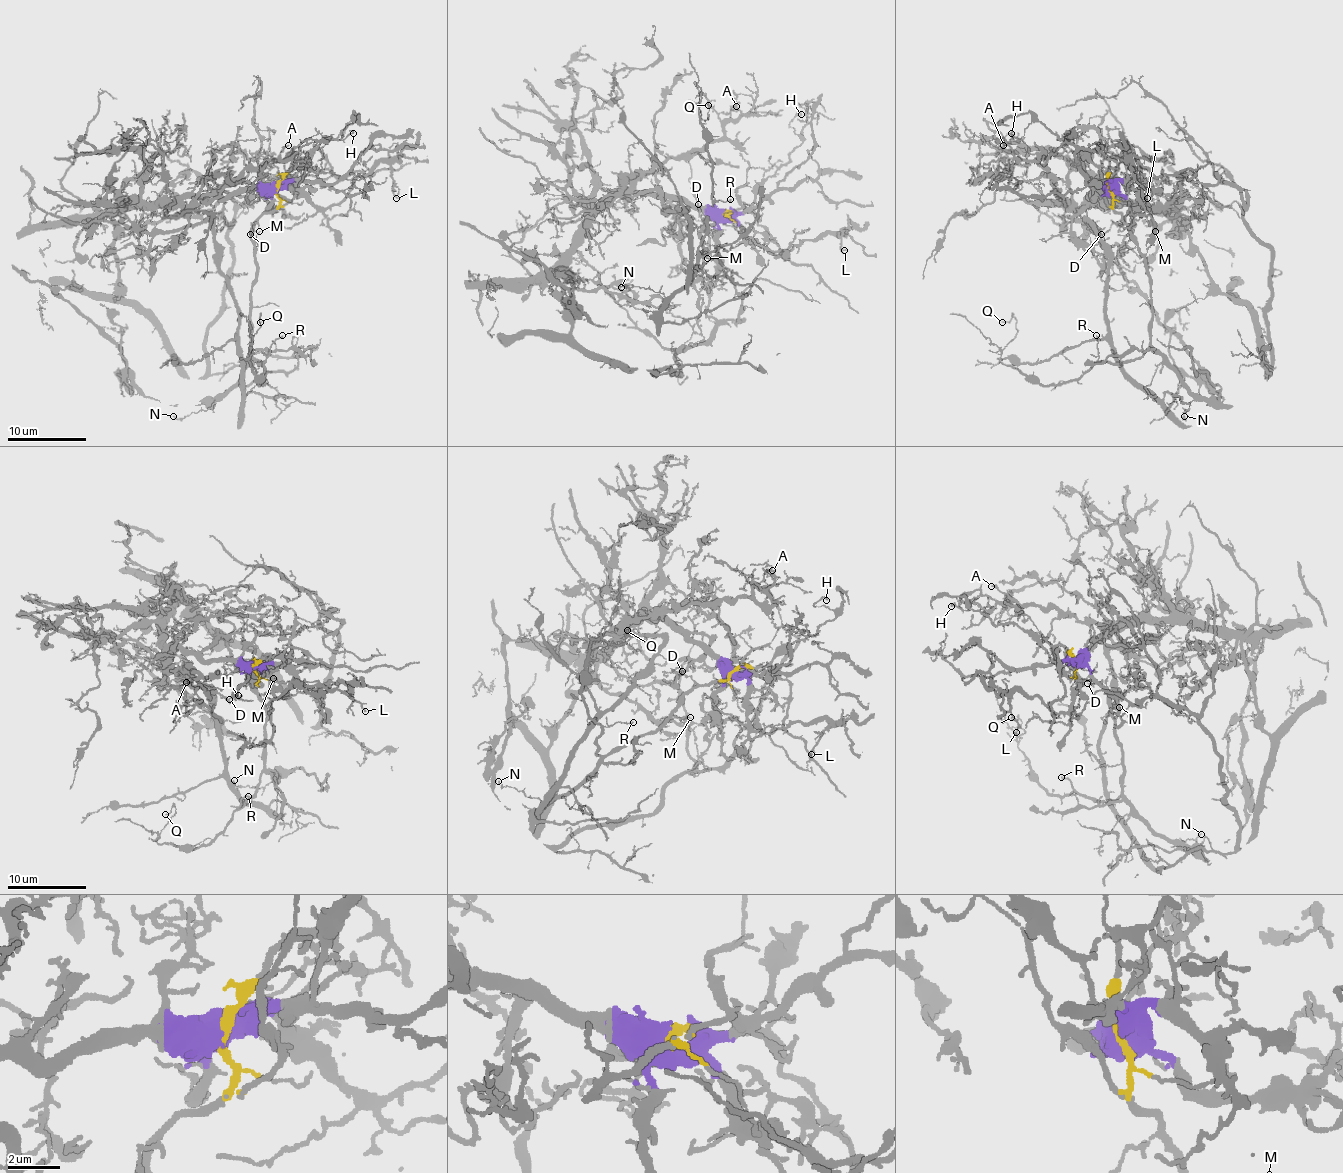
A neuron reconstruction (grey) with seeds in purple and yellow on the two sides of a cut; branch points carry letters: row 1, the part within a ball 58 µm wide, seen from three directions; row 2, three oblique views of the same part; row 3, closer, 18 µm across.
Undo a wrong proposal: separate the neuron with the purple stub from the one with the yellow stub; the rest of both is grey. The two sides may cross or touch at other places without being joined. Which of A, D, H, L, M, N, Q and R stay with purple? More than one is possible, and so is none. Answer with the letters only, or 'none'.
A, H, L

